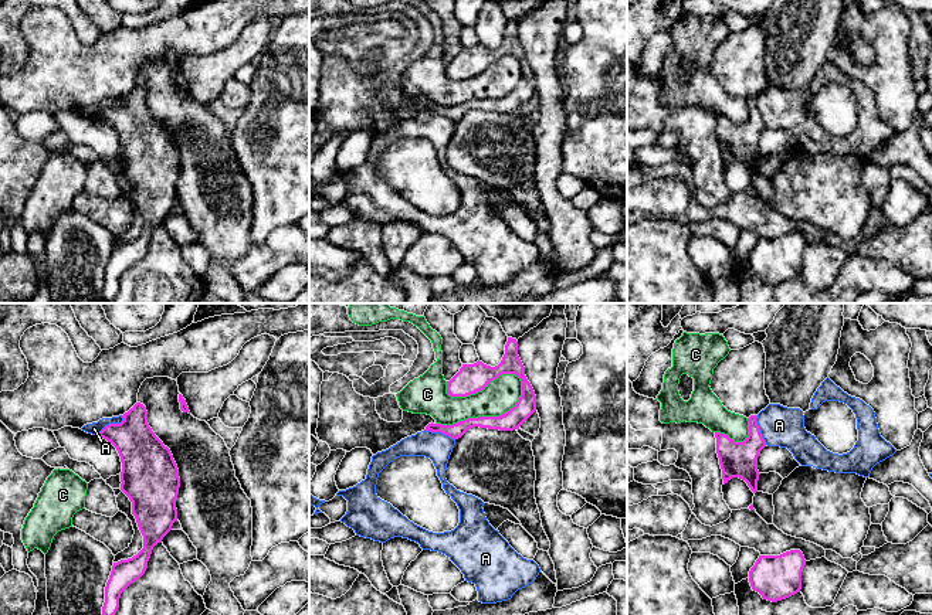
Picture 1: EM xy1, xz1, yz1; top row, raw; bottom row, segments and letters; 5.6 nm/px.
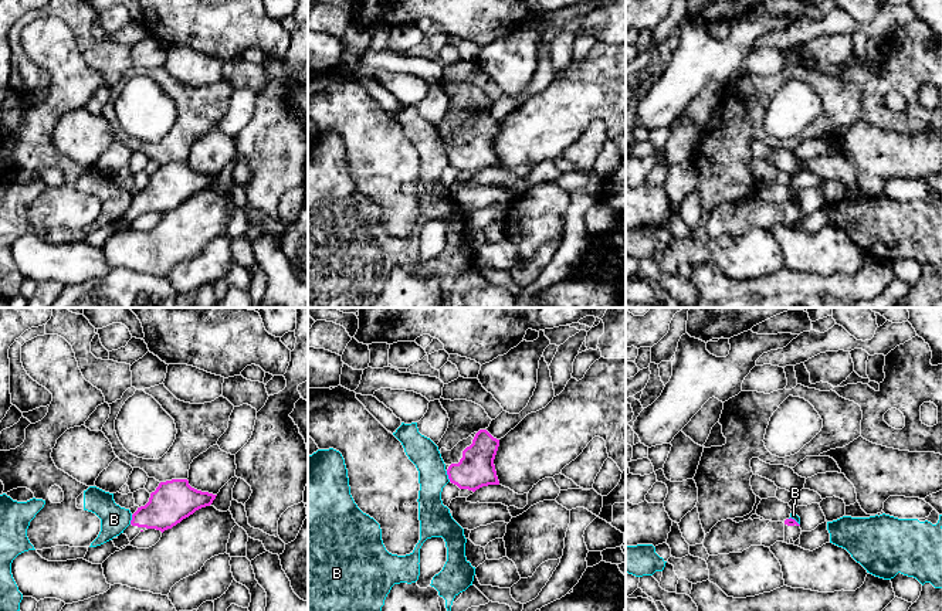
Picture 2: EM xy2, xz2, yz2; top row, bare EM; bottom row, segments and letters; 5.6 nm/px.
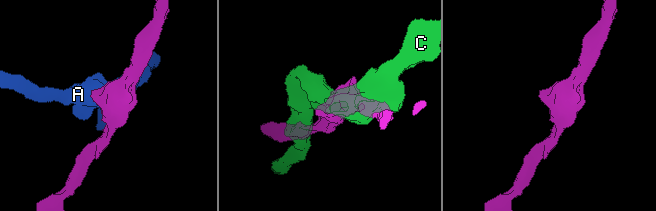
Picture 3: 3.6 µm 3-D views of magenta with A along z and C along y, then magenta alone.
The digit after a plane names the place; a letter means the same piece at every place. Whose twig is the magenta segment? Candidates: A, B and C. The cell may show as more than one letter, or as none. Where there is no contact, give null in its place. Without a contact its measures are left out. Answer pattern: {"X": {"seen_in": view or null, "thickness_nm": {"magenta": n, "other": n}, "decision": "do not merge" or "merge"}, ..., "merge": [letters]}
{"A": {"seen_in": "xy1", "thickness_nm": {"magenta": 260, "other": 70}, "decision": "do not merge"}, "B": {"seen_in": "xz2", "thickness_nm": {"magenta": 200, "other": 180}, "decision": "do not merge"}, "C": {"seen_in": "xz1", "thickness_nm": {"magenta": 160, "other": 190}, "decision": "do not merge"}, "merge": []}

